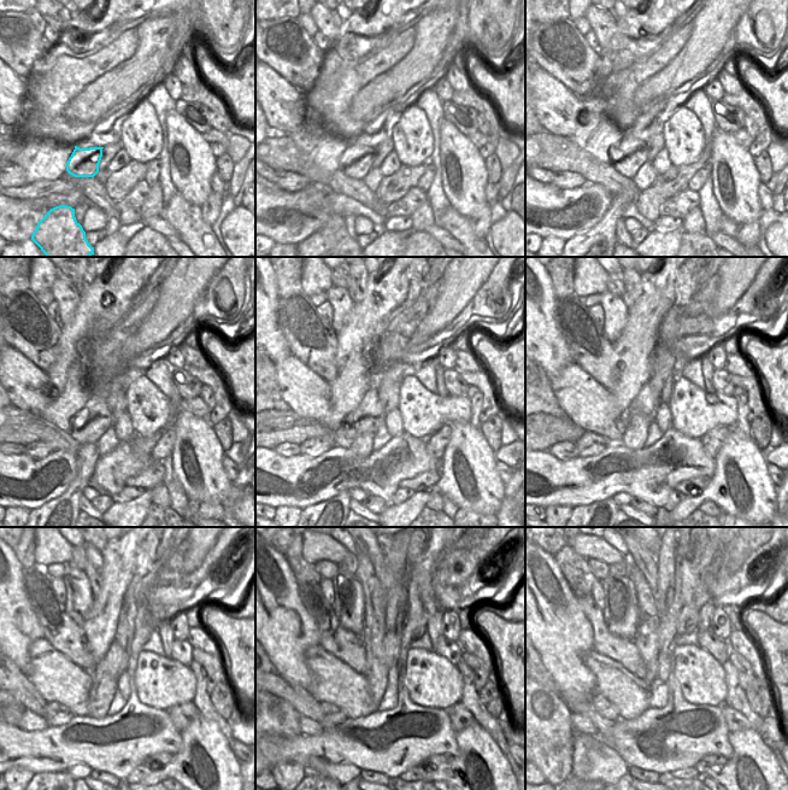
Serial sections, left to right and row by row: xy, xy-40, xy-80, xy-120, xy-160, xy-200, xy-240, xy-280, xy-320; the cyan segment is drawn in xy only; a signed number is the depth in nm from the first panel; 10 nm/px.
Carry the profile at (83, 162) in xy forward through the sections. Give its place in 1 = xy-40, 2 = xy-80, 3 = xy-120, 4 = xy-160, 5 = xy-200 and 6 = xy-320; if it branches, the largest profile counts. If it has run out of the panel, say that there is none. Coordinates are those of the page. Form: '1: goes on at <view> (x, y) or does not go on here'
1: goes on at xy-40 (356, 162)
2: goes on at xy-80 (627, 157)
3: goes on at xy-120 (92, 421)
4: goes on at xy-160 (369, 415)
5: goes on at xy-200 (642, 404)
6: goes on at xy-320 (666, 628)

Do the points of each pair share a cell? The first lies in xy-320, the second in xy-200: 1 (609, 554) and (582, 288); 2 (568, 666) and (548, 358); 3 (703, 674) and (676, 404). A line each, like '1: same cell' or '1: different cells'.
1: same cell
2: same cell
3: same cell

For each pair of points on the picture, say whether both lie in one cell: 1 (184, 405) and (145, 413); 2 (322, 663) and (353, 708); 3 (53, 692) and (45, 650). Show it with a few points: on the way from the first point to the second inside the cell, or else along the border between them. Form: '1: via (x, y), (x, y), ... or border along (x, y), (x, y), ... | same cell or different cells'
1: via (175, 409), (154, 409) | same cell
2: via (330, 674), (352, 697) | same cell
3: via (53, 682), (53, 674), (45, 661) | same cell

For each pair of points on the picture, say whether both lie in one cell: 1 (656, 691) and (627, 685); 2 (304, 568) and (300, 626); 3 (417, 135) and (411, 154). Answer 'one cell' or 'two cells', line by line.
1: two cells
2: two cells
3: one cell

